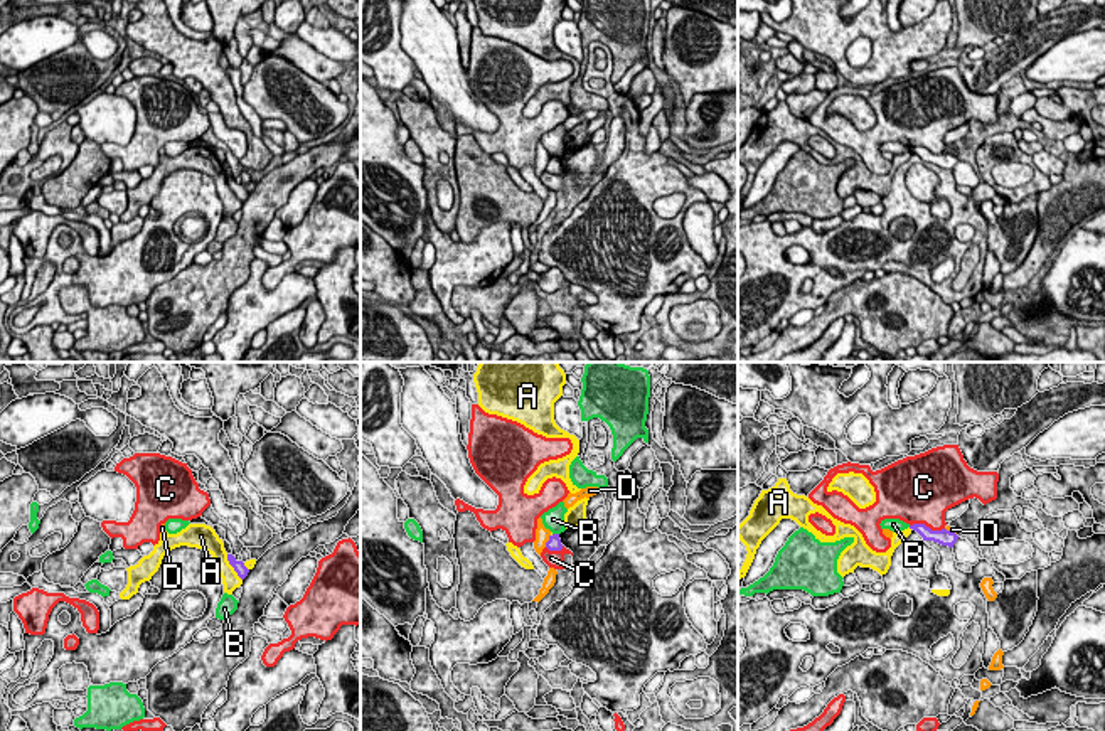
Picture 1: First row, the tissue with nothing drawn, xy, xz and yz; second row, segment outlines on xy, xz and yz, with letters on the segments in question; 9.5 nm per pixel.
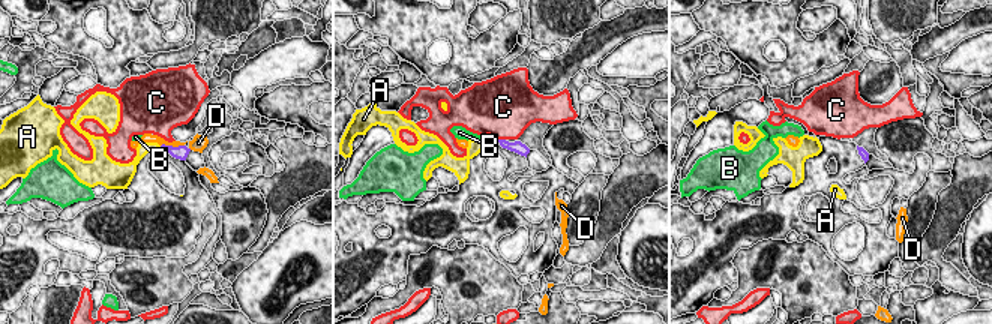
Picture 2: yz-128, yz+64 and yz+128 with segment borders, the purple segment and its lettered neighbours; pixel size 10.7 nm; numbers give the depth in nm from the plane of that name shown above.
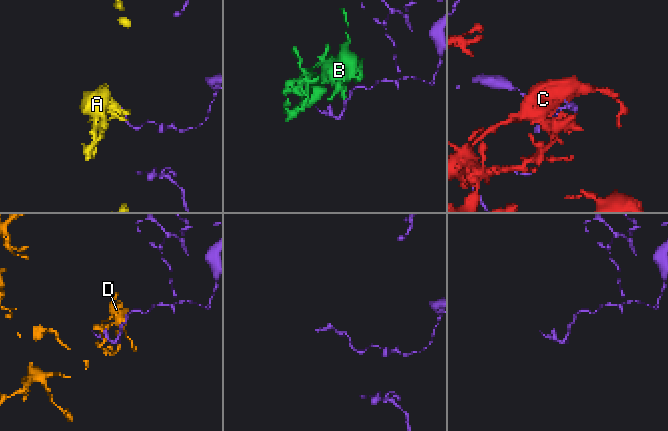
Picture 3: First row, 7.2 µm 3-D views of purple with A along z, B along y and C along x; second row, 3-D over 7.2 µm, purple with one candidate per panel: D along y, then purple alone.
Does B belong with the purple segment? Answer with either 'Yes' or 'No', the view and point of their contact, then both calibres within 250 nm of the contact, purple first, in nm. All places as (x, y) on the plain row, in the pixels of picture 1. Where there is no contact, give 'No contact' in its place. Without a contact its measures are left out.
No. Touches purple at xz (556, 157). Thickness 130 nm (purple) against 200 nm

